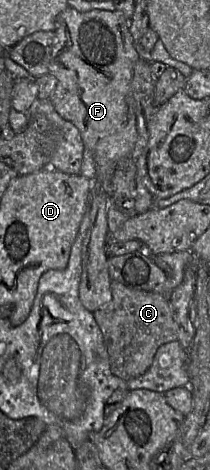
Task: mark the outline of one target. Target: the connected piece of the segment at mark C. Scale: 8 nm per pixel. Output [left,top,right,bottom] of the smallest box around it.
[93,281,178,382]

